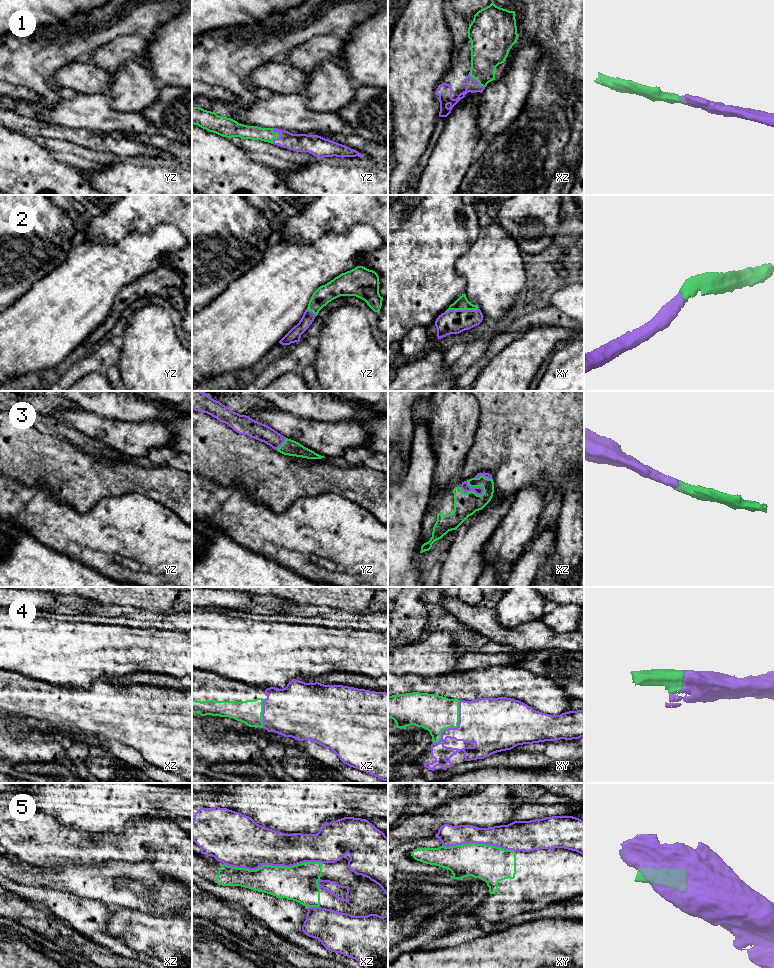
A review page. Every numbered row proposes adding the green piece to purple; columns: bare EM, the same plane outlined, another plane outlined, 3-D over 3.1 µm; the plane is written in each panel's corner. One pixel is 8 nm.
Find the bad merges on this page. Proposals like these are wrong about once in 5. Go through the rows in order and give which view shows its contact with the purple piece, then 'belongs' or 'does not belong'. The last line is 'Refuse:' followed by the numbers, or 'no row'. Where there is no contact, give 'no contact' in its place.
1: yz | belongs
2: xy | belongs
3: xz | belongs
4: xy | belongs
5: xz | does not belong
Refuse: 5

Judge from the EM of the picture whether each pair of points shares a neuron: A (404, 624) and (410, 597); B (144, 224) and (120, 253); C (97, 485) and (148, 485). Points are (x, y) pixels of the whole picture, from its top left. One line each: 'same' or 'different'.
A: same
B: different
C: same

